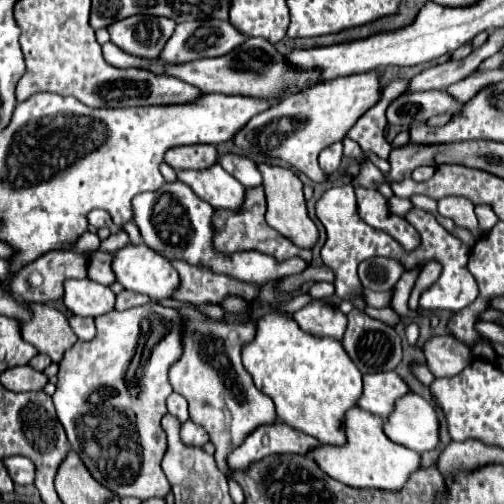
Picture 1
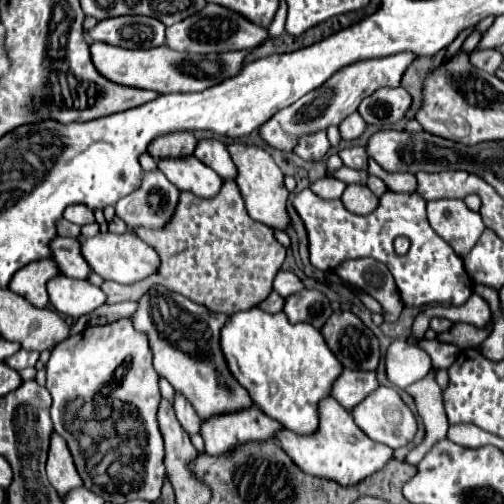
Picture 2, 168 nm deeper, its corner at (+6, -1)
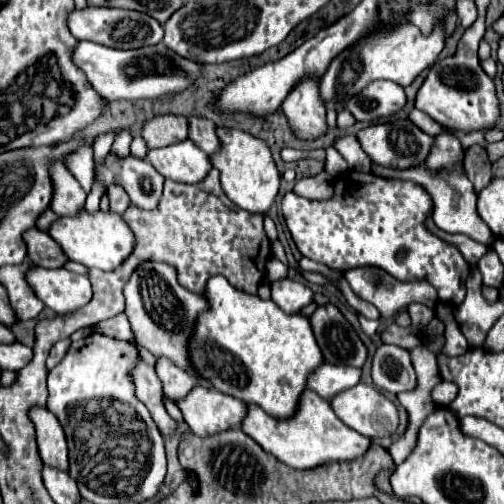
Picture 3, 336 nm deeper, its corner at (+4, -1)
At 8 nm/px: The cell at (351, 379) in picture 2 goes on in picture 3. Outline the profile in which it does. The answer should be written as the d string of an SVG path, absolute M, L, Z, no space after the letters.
M327 365L319 367L307 381L307 387L331 401L337 393L343 393L361 383L361 369L347 369L343 365Z

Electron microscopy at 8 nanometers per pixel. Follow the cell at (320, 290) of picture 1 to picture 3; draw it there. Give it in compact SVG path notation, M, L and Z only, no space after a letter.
M271 257L271 259L267 261L267 281L269 281L269 283L287 279L287 271L289 271L287 265L281 263L277 257Z

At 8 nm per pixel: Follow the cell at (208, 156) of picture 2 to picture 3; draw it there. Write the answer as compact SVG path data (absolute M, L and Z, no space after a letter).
M199 117L189 119L189 139L199 149L203 149L209 157L213 157L215 153L221 151L221 141L215 133L215 125L207 119L199 119Z

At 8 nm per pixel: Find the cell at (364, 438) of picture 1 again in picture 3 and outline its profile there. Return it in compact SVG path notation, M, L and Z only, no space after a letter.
M311 389L303 391L297 413L285 421L269 417L257 405L249 405L249 413L241 429L249 433L249 437L253 437L263 449L267 449L267 453L273 453L281 463L293 469L315 469L317 465L327 465L331 461L355 461L355 457L363 457L363 453L367 453L371 447L371 439L343 425L329 401Z

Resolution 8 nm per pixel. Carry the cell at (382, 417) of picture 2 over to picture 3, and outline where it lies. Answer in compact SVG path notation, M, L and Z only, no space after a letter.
M355 385L339 393L331 401L337 417L365 437L387 437L399 427L399 413L379 389L371 385Z

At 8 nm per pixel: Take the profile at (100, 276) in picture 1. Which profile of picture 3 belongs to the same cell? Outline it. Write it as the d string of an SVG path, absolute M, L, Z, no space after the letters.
M29 229L23 239L27 243L27 259L37 267L61 269L69 261L59 243L45 231Z

